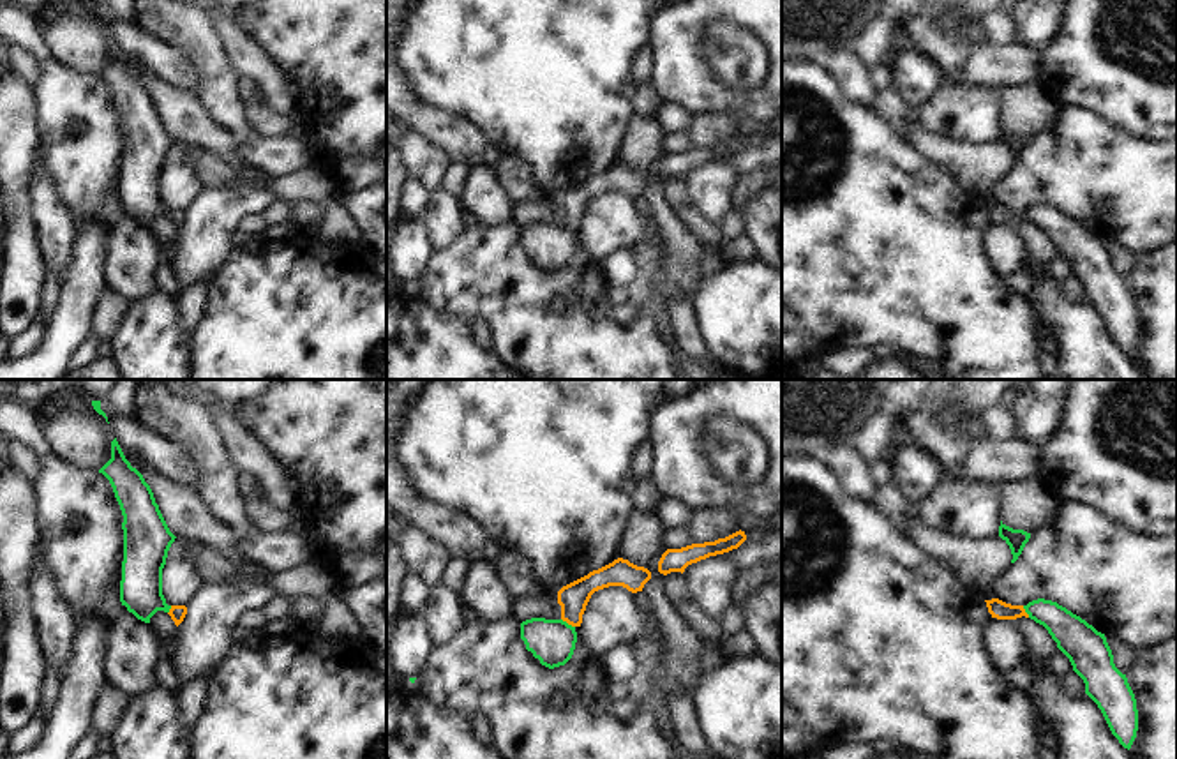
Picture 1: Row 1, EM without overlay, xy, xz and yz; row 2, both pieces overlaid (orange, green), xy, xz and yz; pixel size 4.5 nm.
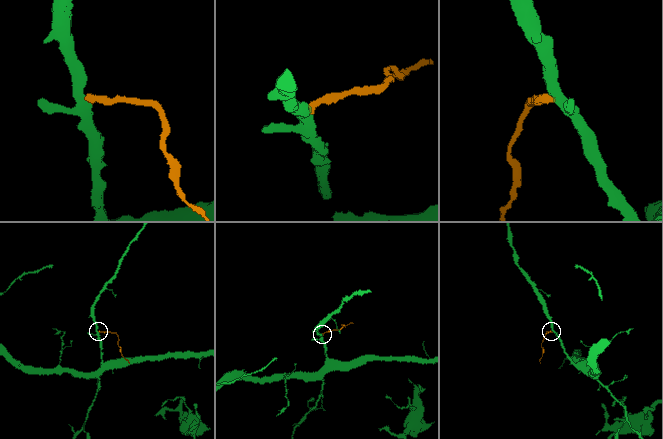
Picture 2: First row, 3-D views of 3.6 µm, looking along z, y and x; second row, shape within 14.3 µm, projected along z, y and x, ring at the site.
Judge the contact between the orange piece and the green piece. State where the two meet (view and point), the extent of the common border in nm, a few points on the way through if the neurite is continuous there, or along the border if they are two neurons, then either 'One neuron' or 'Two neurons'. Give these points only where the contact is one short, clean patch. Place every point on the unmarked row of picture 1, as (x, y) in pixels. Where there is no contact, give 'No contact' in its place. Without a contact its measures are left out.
Touches orange at xz (569, 228). Shared border 80 nm. Path across: xz (574, 202), (569, 228), (553, 246). One neuron.

